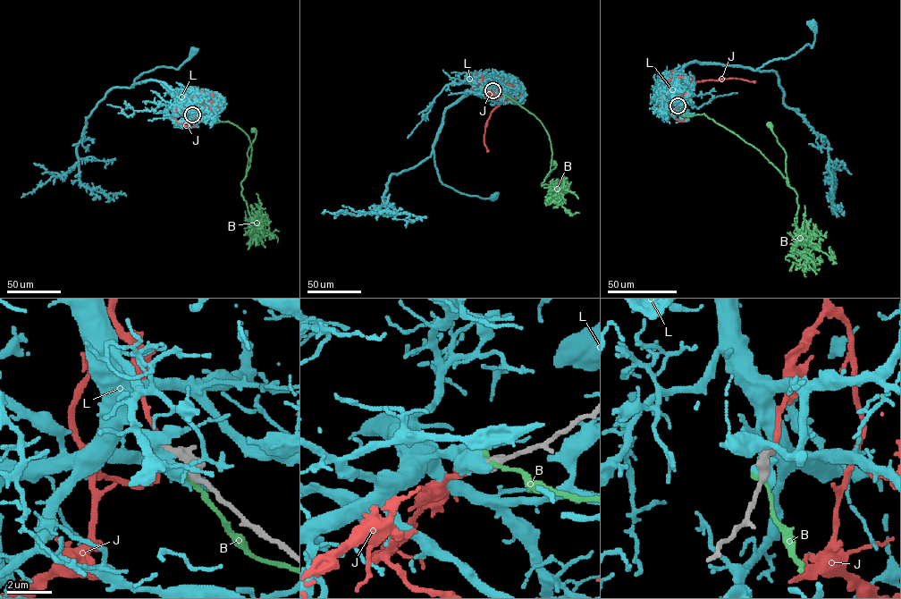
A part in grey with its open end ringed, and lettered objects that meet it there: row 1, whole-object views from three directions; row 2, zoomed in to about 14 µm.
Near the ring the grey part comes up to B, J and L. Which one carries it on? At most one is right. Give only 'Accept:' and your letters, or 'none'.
Accept: J

